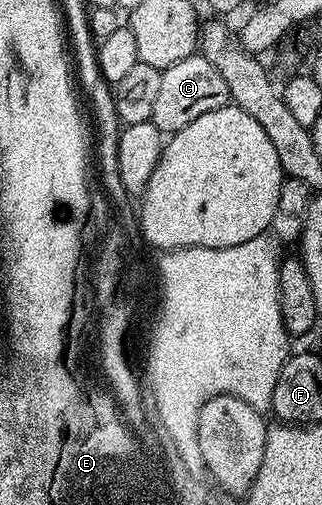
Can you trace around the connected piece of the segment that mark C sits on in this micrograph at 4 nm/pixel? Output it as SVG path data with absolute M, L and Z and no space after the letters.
M196 53L188 59L177 61L177 65L162 68L162 72L161 90L157 93L157 102L154 103L151 114L151 122L155 124L158 131L164 133L180 131L185 129L185 125L189 125L189 121L197 121L197 117L201 117L204 113L213 113L231 103L229 85L225 85L225 77L221 77L219 70L208 59L204 59L202 54Z

